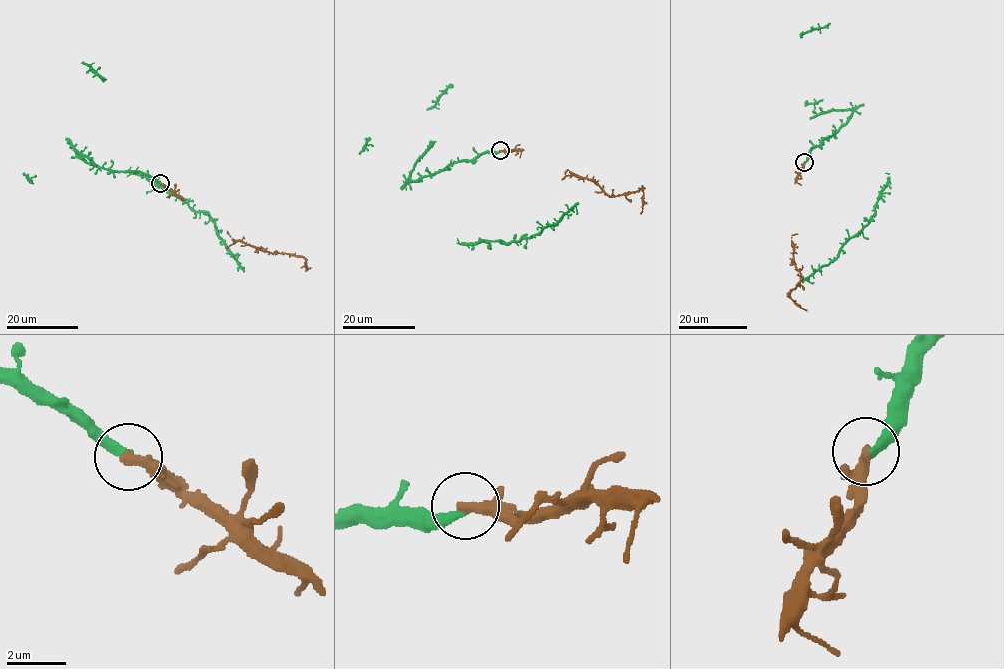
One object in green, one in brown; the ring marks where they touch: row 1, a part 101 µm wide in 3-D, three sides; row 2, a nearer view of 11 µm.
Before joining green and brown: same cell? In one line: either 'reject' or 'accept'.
accept

